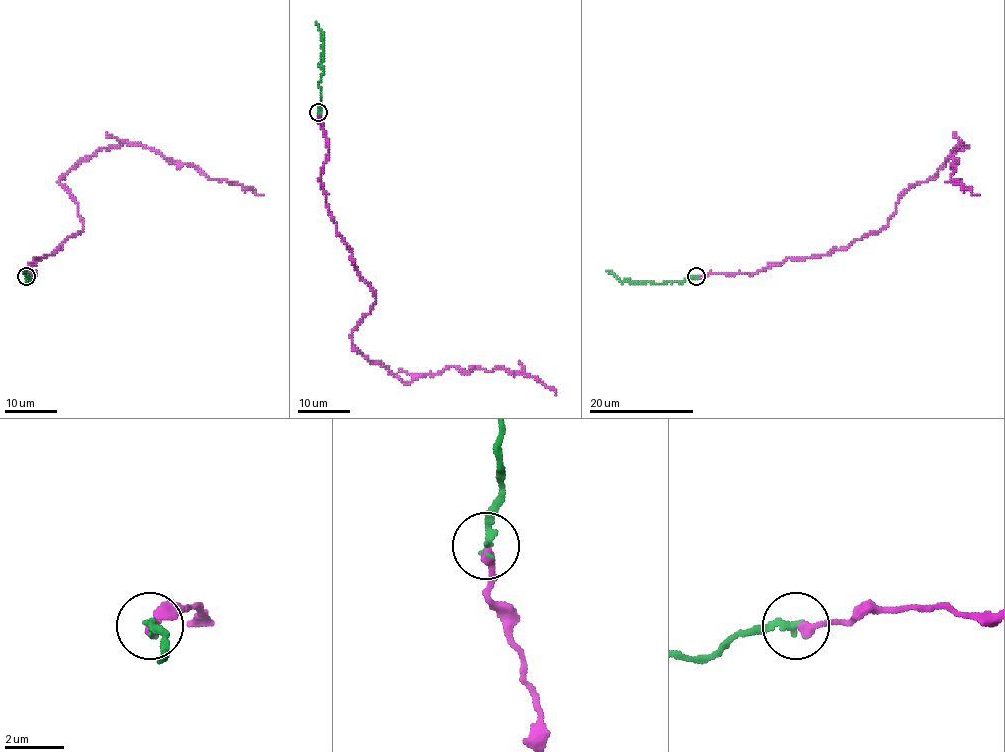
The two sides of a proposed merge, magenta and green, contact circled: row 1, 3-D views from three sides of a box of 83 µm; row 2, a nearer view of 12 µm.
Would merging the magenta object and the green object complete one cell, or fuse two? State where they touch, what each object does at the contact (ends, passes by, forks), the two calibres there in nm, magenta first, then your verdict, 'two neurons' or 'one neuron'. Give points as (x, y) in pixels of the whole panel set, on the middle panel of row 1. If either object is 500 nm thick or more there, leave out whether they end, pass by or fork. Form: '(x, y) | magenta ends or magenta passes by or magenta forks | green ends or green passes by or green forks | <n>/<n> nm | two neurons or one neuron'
(318, 112) | magenta ends | green ends | 320/220 nm | one neuron

